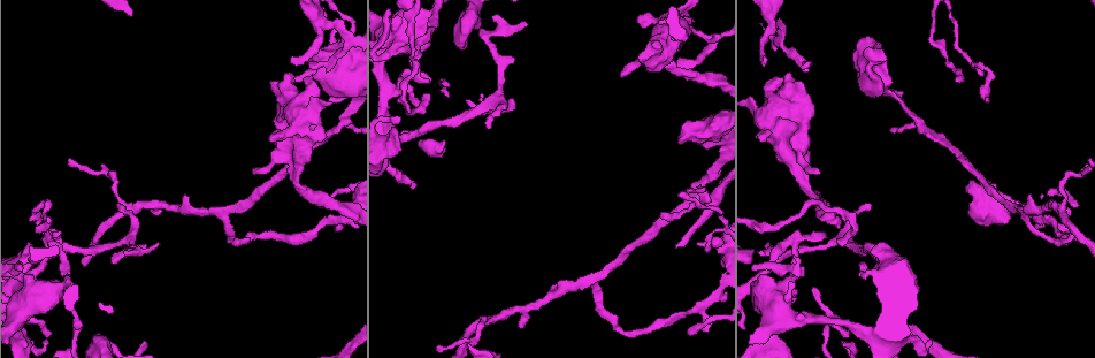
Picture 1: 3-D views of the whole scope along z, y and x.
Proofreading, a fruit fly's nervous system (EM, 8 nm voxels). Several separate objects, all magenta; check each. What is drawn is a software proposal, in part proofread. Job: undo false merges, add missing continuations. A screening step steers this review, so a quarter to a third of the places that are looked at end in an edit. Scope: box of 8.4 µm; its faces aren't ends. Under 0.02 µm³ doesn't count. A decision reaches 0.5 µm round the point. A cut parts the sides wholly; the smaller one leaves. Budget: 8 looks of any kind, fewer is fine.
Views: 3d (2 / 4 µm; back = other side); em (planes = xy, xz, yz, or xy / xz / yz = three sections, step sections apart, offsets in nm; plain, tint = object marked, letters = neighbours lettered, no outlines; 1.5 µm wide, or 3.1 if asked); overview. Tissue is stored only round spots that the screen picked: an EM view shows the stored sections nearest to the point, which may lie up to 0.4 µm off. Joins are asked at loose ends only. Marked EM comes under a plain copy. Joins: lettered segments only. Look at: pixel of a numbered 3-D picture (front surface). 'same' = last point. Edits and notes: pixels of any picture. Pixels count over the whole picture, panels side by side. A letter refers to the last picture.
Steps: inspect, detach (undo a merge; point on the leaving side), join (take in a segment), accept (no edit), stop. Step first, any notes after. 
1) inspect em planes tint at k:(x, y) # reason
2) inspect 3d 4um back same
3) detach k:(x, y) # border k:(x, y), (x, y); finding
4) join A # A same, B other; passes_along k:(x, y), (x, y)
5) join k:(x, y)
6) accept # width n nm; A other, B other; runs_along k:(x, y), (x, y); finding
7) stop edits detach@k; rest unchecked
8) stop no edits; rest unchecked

inspect 3d 2um back at 1:(991, 73) # abrupt turn

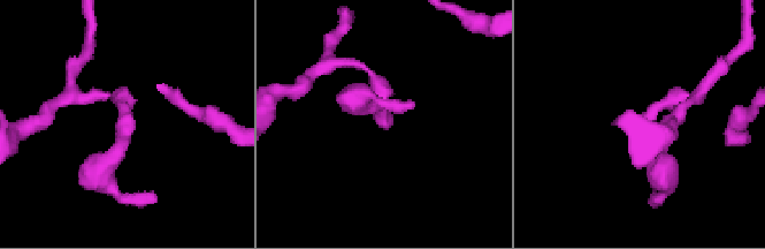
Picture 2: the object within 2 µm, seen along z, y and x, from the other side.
inspect em planes tint at 2:(381, 112)

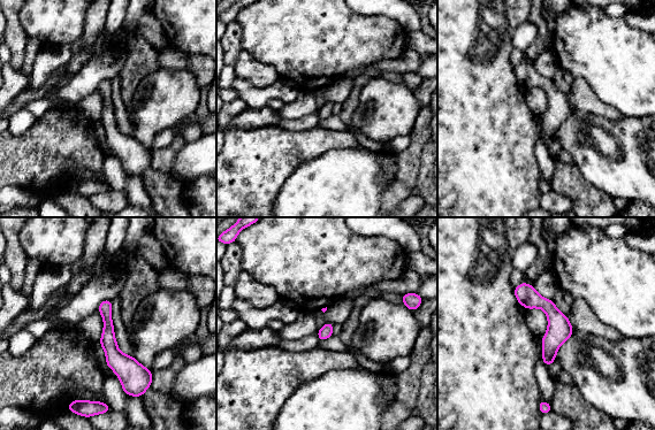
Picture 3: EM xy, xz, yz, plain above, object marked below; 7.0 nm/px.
inspect em planes letters same # see the neighbours

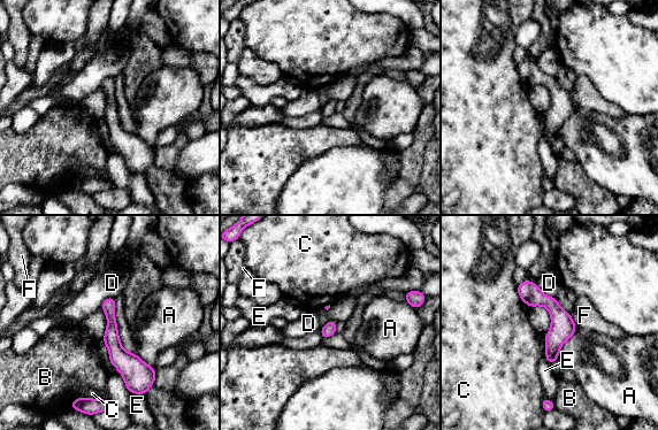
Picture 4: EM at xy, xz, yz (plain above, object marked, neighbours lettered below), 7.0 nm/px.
accept # width 90 nm; A other, B other, C other, D other, E other, F other; all the same neuron

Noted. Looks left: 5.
inspect em planes letters at 1:(703, 329) # free end

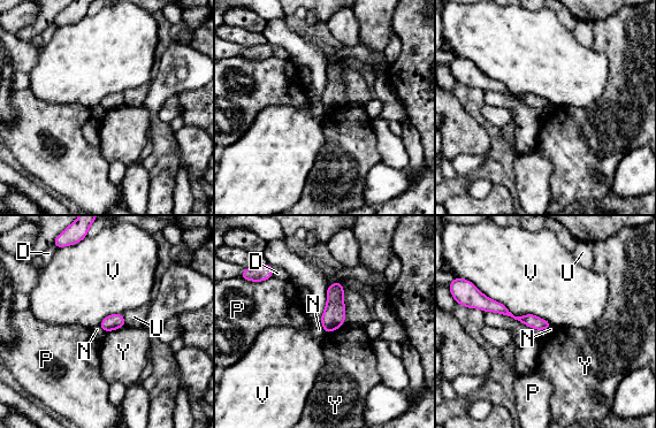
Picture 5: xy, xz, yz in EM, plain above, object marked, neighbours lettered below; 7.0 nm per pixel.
accept # width 90 nm; D other, N other, P other, U other, V other, Y other; border 5:(320, 321), (325, 333); none of them fits

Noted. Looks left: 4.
inspect 3d 4um at 1:(429, 81) # branch stops here

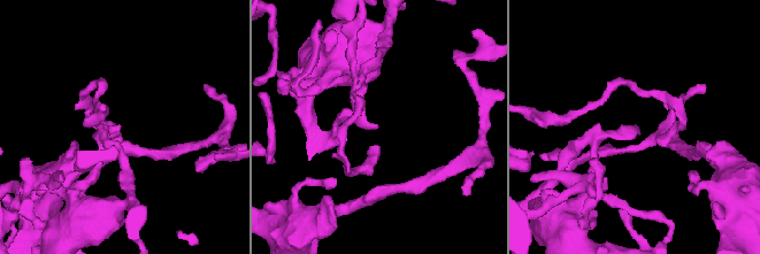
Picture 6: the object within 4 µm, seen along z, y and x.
inspect em planes letters at 6:(636, 125)

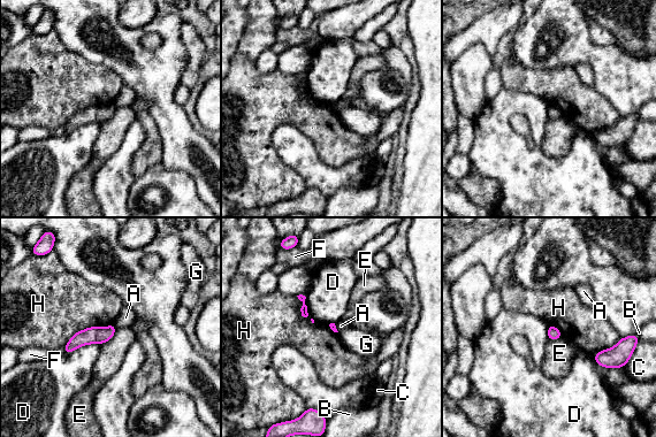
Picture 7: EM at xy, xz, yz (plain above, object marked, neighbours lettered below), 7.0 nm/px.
accept # A other, B other, C other, D other, E other, F other, G other, H other; border 7:(113, 323), (78, 330), (63, 346); none of them fits

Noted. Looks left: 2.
inspect em yz step 4 tint at 1:(930, 339) # branch stops here

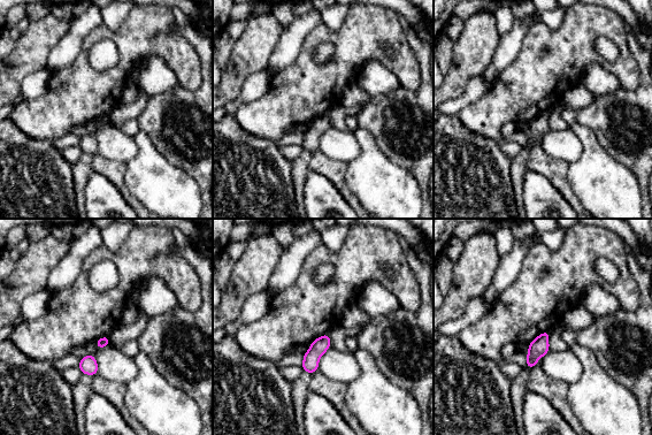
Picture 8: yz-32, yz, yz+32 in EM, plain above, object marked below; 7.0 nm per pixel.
inspect em xy step 8 letters same

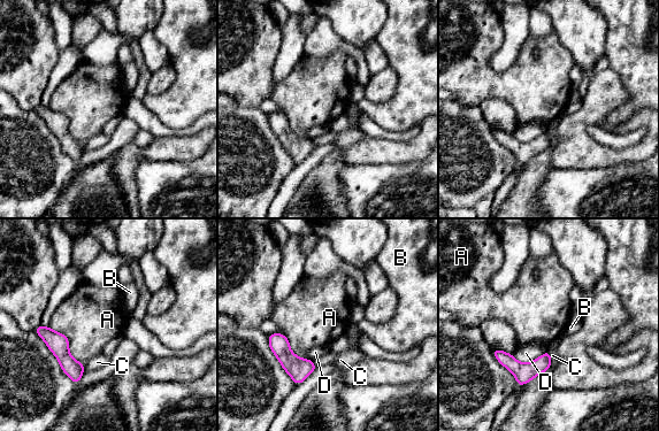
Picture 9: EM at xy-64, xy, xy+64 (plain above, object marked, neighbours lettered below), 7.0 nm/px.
accept # longest_contact D 260 nm; A other, B other, C other, D other; none of them fits

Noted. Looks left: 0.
stop no edits; rest unchecked

